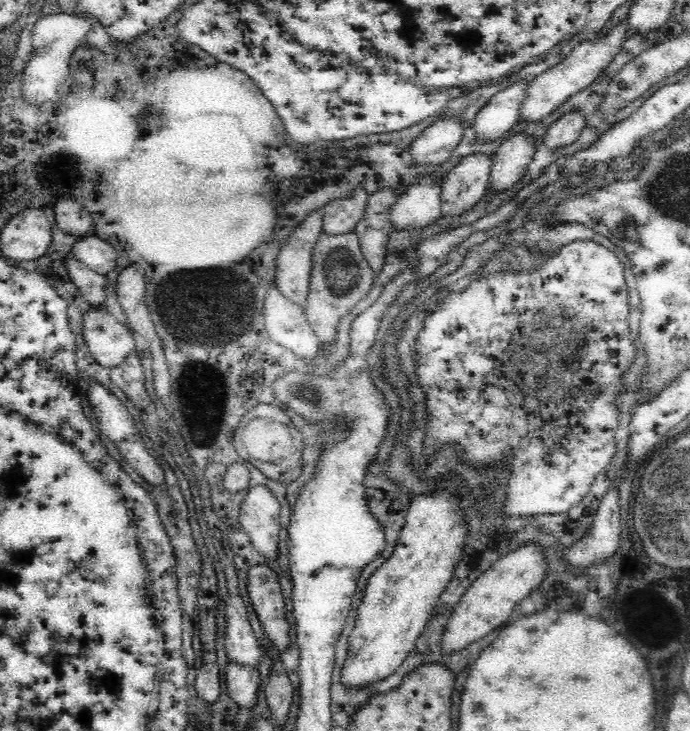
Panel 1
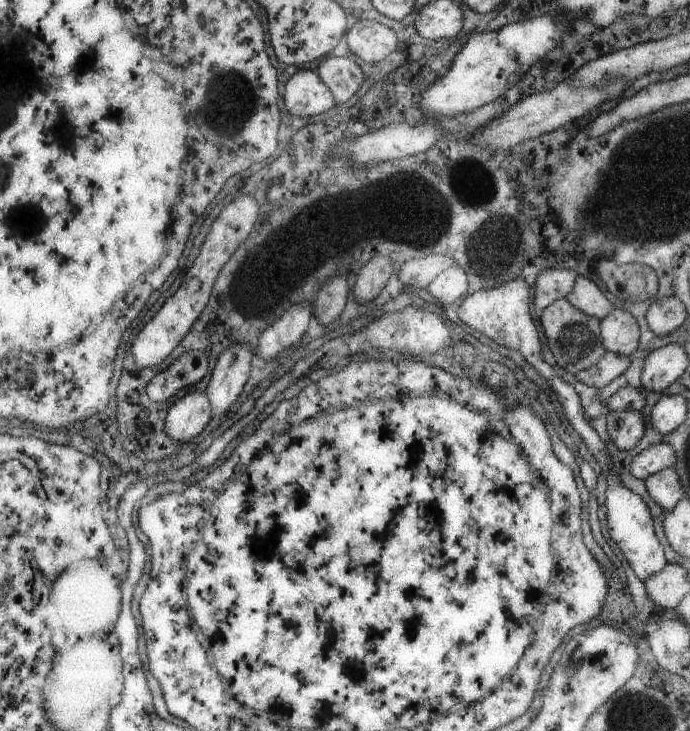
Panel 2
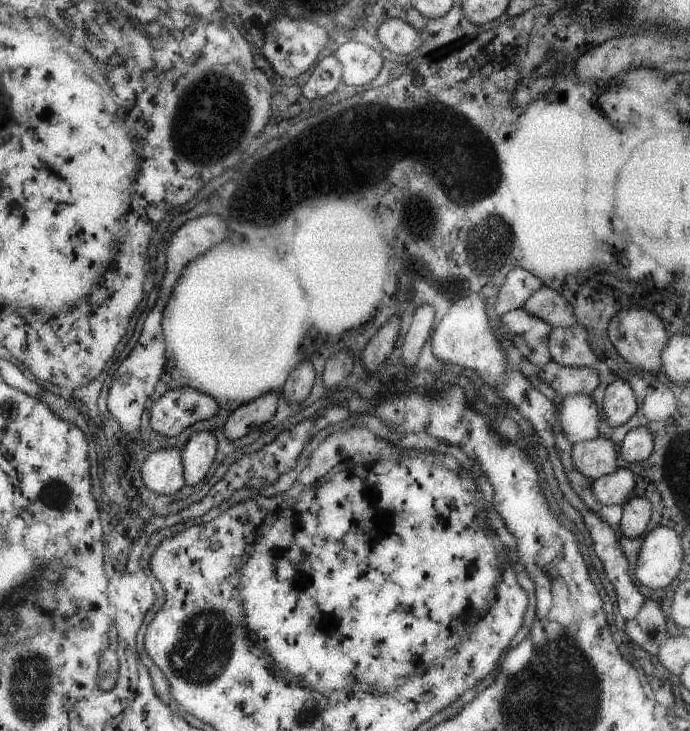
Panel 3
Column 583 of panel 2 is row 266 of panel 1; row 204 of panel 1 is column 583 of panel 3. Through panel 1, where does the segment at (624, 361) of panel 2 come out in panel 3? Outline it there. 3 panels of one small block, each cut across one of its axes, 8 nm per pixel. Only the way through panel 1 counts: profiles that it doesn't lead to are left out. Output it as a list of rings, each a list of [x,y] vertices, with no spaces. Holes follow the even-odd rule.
[[[551,360],[540,371],[541,379],[561,397],[566,395],[592,395],[599,385],[599,374],[592,367],[569,367]]]

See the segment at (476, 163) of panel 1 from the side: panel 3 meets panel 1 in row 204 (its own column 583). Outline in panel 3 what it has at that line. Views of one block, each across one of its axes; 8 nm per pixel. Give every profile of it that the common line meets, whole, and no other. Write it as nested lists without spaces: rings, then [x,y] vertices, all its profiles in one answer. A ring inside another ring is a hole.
[[[600,436],[575,442],[572,446],[574,466],[579,473],[593,481],[613,473],[618,468],[616,465],[618,453],[612,440]]]

